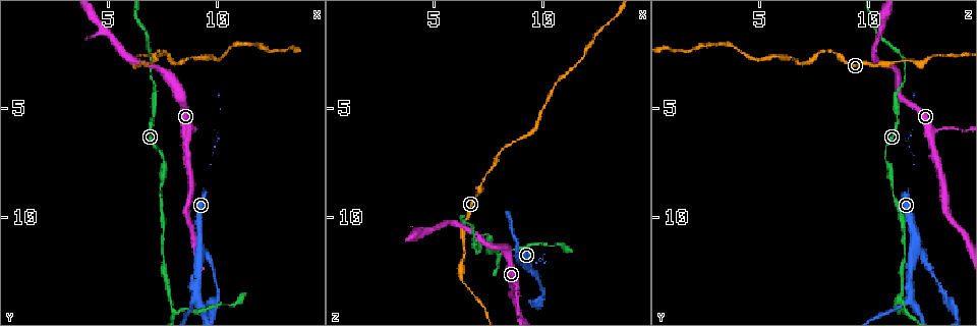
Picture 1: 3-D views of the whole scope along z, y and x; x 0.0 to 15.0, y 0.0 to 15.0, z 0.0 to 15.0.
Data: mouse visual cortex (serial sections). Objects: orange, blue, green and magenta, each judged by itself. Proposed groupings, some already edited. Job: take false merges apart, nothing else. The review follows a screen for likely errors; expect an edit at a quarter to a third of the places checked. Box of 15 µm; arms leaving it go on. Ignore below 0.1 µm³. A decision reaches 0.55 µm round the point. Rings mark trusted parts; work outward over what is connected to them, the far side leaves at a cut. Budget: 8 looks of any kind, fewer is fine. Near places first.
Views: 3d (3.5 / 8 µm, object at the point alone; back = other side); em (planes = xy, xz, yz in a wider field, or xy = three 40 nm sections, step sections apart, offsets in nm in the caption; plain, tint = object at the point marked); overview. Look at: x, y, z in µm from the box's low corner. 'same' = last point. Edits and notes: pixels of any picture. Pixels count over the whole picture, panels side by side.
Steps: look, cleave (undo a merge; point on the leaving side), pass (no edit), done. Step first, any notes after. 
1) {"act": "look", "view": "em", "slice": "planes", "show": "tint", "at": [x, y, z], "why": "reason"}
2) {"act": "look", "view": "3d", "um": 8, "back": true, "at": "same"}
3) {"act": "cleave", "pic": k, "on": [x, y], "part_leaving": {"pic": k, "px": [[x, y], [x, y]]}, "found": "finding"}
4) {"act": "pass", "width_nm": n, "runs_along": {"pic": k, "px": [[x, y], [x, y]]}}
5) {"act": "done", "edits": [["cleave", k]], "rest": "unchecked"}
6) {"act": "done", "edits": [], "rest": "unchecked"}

{"act": "look", "view": "3d", "um": 3.5, "at": [8.7, 5.9, 13.4], "why": "sharp bend"}

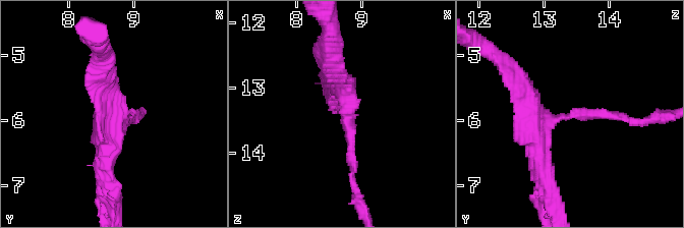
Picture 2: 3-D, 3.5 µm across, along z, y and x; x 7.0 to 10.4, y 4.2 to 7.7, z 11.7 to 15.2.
{"act": "look", "view": "em", "slice": "xy", "step": 5, "show": "tint", "at": [8.85, 5.95, 13.40], "why": "shape alone is not enough"}

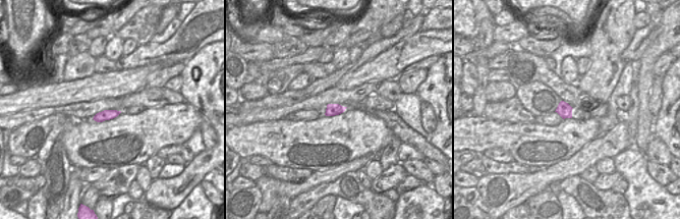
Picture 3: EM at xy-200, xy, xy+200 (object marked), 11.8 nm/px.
{"act": "look", "view": "em", "slice": "xy", "step": 2, "show": "tint", "at": "same", "why": "another direction"}

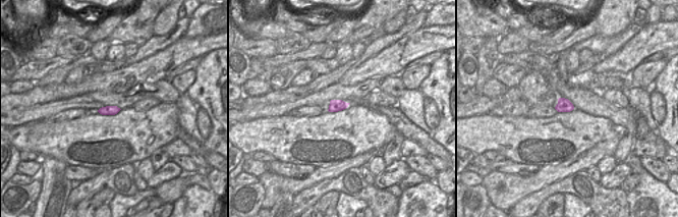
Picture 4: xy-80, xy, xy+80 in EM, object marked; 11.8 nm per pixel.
{"act": "pass", "arm_widths_nm": [150, 250], "runs_along": {"pic": 2, "px": [[526, 91], [539, 118], [605, 112], [633, 121]]}, "found": "continuous, no second cell"}

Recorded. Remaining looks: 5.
{"act": "look", "view": "3d", "um": 3.5, "at": [9.2, 11.3, 12.1], "why": "side arm on a straight run"}

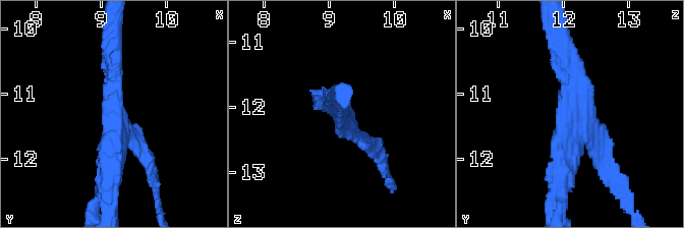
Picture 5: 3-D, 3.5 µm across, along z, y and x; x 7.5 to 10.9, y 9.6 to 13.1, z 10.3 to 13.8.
{"act": "look", "view": "em", "slice": "xy", "step": 3, "show": "tint", "at": [9.15, 11.25, 12.10], "arms": 3, "arm_widths_nm": [150, 250, 300], "why": "now the EM"}

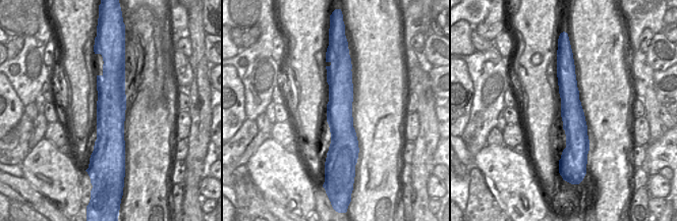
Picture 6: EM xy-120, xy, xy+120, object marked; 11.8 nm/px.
{"act": "cleave", "pic": 5, "on": [608, 176], "found": "two cells meet here"}

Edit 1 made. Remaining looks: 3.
{"act": "look", "view": "3d", "um": 3.5, "at": [8.1, 14.3, 11.7]}

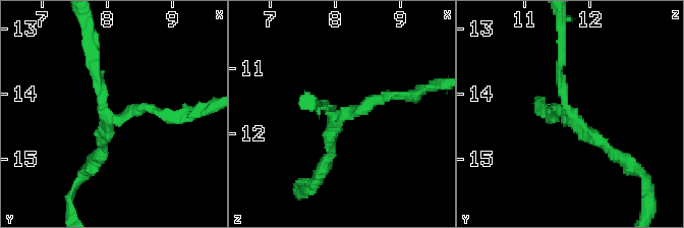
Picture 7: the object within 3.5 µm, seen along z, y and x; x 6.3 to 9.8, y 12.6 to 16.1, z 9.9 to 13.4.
{"act": "look", "view": "em", "slice": "xy", "step": 5, "show": "tint", "at": [8.00, 14.30, 11.75], "arms": 3, "arm_widths_nm": [150, 150, 150]}

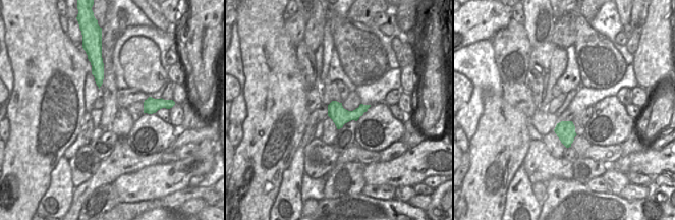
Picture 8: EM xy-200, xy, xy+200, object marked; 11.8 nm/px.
{"act": "look", "view": "em", "slice": "planes", "show": "tint", "at": "same", "why": "cut it another way"}

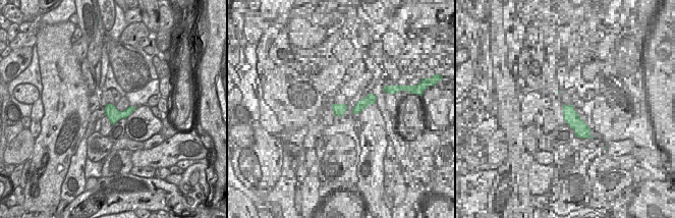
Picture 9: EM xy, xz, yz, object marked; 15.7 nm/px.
{"act": "cleave", "pic": 7, "on": [143, 109], "width_nm": 220, "part_leaving": {"pic": 7, "px": [[110, 118], [131, 109], [166, 118], [197, 112]]}, "found": "two cells meet here"}

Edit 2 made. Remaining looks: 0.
{"act": "done", "edits": [["cleave", 5], ["cleave", 7]], "rest": "unchecked"}

